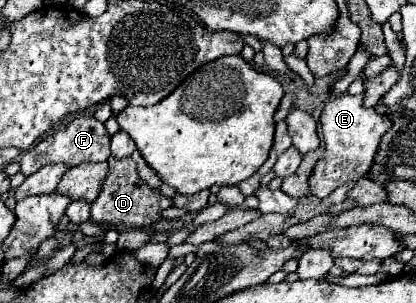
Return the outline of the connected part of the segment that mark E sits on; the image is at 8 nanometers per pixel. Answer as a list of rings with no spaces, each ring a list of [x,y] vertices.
[[[339,95],[325,103],[321,113],[321,131],[325,141],[325,153],[313,169],[309,179],[311,195],[325,199],[343,183],[365,177],[373,165],[379,141],[387,129],[391,129],[391,119],[377,113],[373,107],[363,107],[363,95]]]

